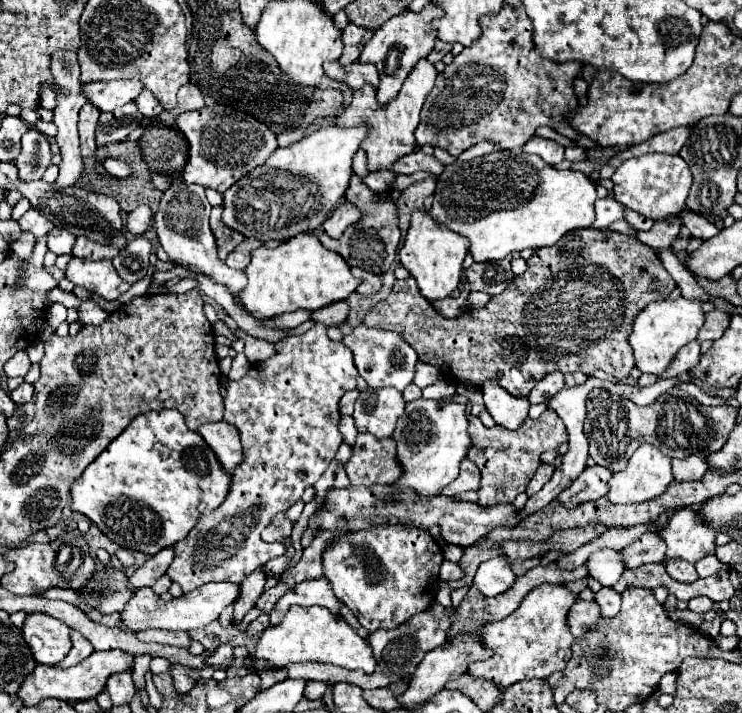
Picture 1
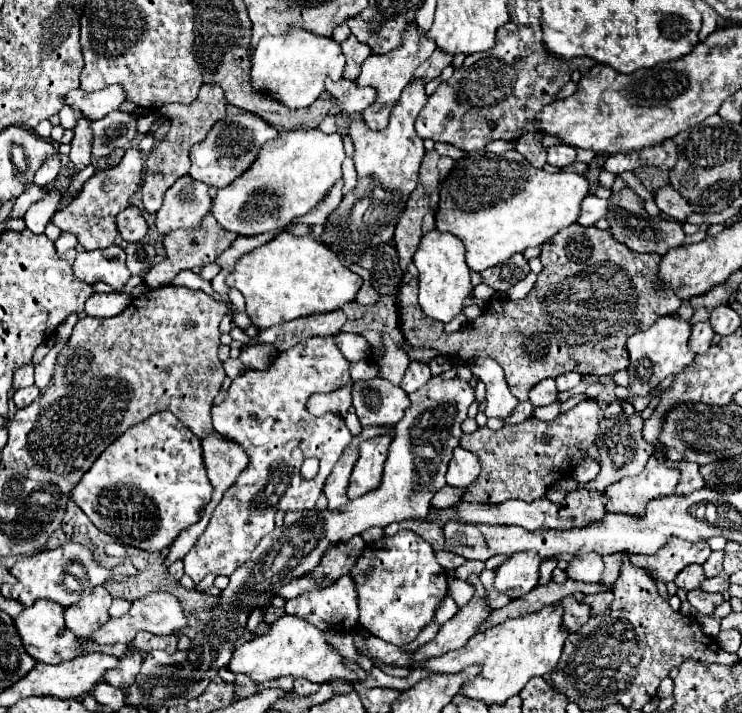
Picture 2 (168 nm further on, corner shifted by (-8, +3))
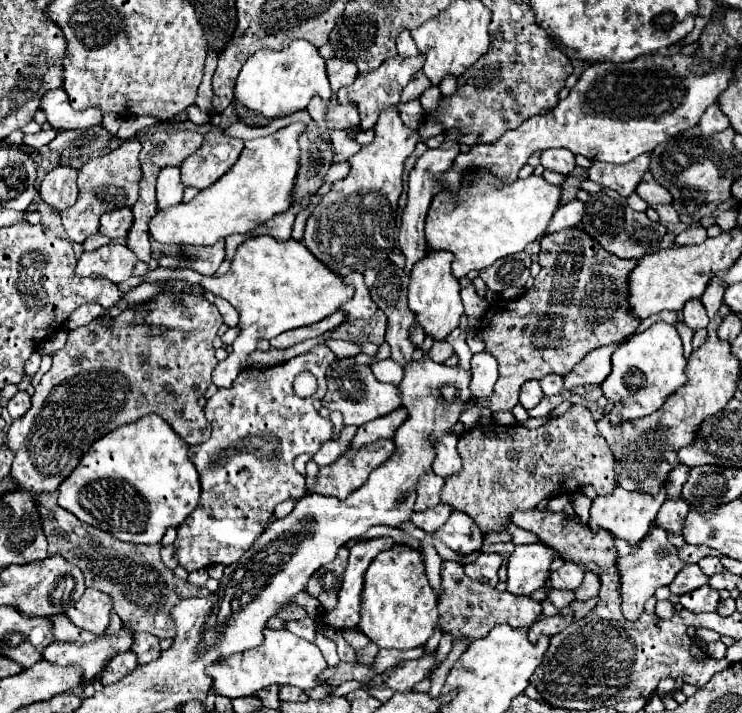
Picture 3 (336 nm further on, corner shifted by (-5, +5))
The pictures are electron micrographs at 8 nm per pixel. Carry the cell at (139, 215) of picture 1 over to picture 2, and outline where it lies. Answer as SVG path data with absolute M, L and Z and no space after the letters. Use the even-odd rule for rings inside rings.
M128 206L126 210L122 210L122 214L118 214L116 222L118 222L120 236L128 242L140 242L148 232L148 222L144 220L142 210L136 206Z

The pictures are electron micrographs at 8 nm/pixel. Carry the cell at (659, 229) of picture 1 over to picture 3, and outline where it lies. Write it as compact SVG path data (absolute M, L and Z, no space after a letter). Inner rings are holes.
M601 190L597 194L591 194L589 200L585 202L585 212L583 212L583 230L597 240L609 254L615 254L617 258L635 258L639 256L671 248L675 234L669 232L661 222L651 222L645 212L635 212L627 204L623 196L611 190Z

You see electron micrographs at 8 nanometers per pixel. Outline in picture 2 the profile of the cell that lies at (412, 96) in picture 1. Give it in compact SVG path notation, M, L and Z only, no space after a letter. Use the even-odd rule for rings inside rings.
M416 78L414 82L410 82L406 86L402 98L396 102L396 106L390 114L388 126L380 132L370 130L362 118L350 120L348 134L356 146L354 166L358 172L358 184L348 196L342 198L340 206L330 214L328 224L324 226L324 234L318 238L336 254L340 254L342 250L354 250L360 254L366 246L374 246L378 242L392 240L396 222L406 208L410 192L418 184L418 168L420 168L420 162L426 152L424 140L414 130L414 122L416 122L420 110L428 102L426 84L428 82L424 82L424 78ZM362 200L368 200L368 208L364 210L362 218L352 222L350 216Z

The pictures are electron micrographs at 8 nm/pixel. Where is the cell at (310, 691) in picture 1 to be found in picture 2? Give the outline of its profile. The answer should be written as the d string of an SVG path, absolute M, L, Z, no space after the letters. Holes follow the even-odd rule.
M296 678L296 680L294 680L294 692L296 692L298 696L310 696L314 694L318 688L320 688L318 682L310 682L310 680L306 680L306 678Z

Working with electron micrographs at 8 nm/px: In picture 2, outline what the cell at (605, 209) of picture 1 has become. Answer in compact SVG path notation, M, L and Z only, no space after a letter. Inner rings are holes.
M590 194L582 202L582 214L578 218L578 224L594 226L600 218L606 218L608 212L610 212L610 200L602 200L602 198Z

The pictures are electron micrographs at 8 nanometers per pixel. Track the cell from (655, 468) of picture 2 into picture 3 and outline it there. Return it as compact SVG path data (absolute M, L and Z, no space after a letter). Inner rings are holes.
M615 488L609 496L597 496L591 504L591 518L589 518L589 528L593 534L599 530L607 530L613 538L621 538L627 544L637 544L639 540L645 538L649 532L649 526L655 518L655 512L661 508L665 502L665 490L661 488L659 494L637 494L637 492L627 492L623 488Z

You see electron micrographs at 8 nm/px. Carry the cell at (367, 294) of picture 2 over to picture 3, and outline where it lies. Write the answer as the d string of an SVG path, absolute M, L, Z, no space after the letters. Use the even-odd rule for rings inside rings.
M351 272L351 276L343 278L345 284L351 284L355 288L355 294L351 300L347 300L341 310L349 316L349 318L371 318L377 312L377 304L371 300L363 276L359 272Z

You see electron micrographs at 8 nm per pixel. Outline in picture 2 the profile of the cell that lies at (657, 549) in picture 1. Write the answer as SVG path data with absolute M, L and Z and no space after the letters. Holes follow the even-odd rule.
M622 552L622 554L608 554L606 556L606 574L602 576L602 584L610 586L610 584L614 584L618 580L622 564L624 564L624 558L630 558L630 554Z

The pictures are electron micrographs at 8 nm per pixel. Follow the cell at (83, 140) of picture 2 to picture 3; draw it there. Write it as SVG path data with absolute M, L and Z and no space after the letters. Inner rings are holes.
M57 166L51 170L39 186L41 200L47 206L53 206L57 212L73 206L77 200L77 170L71 166Z

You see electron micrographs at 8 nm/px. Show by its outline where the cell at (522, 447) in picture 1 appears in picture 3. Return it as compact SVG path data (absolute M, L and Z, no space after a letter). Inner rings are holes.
M571 406L563 416L549 420L545 426L533 432L525 430L523 426L475 426L459 436L457 452L463 460L463 468L445 478L441 488L441 504L471 516L483 534L505 532L517 510L531 510L541 500L551 500L559 494L573 494L583 486L593 486L599 496L607 496L611 490L615 490L615 460L585 406Z

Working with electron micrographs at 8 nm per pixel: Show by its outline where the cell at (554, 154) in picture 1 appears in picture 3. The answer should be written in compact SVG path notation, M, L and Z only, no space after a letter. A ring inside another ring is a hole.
M545 150L541 154L541 166L559 174L569 174L575 168L575 154L567 150Z

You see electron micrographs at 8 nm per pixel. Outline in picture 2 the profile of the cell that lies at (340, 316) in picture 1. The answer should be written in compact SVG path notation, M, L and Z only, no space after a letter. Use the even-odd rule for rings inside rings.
M332 310L326 314L310 314L290 320L280 326L260 330L252 344L272 344L280 352L290 346L310 338L310 336L334 336L346 324L346 314L342 310Z

